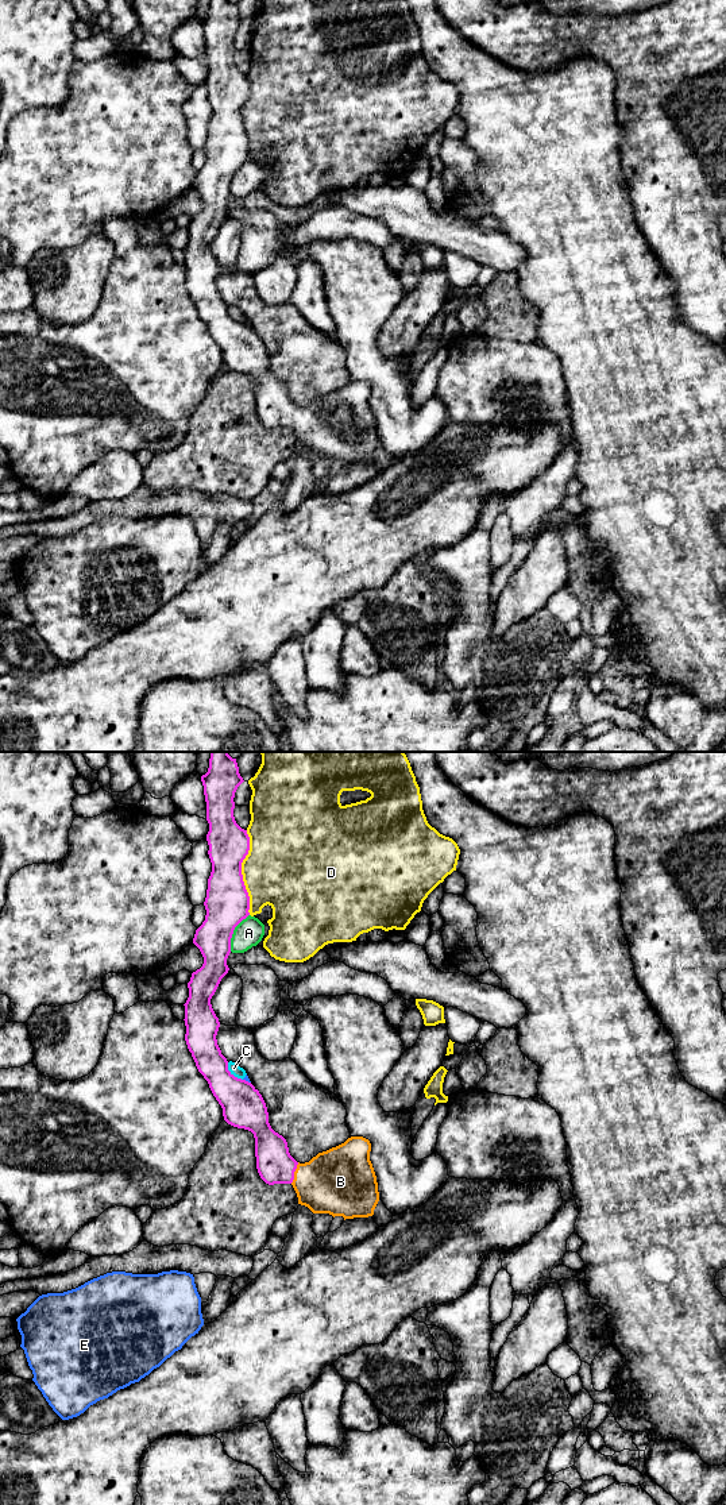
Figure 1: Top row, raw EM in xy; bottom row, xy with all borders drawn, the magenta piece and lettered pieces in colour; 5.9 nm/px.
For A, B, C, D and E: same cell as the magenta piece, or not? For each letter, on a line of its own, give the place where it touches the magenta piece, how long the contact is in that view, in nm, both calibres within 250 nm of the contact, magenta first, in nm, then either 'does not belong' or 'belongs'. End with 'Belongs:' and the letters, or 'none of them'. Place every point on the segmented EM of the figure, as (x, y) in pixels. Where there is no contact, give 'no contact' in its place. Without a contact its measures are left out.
A: xy (232, 933) | 260 nm | 260/170 nm | does not belong
B: xy (293, 1173) | 140 nm | 220/380 nm | belongs
C: xy (232, 1075) | 140 nm | 260/70 nm | does not belong
D: xy (240, 872) | 500 nm | 260/460 nm | does not belong
E: xy (247, 1081) | 50 nm | 260/20 nm | does not belong
Belongs: B

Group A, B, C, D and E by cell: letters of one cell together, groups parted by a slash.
A / B / C / D / E

